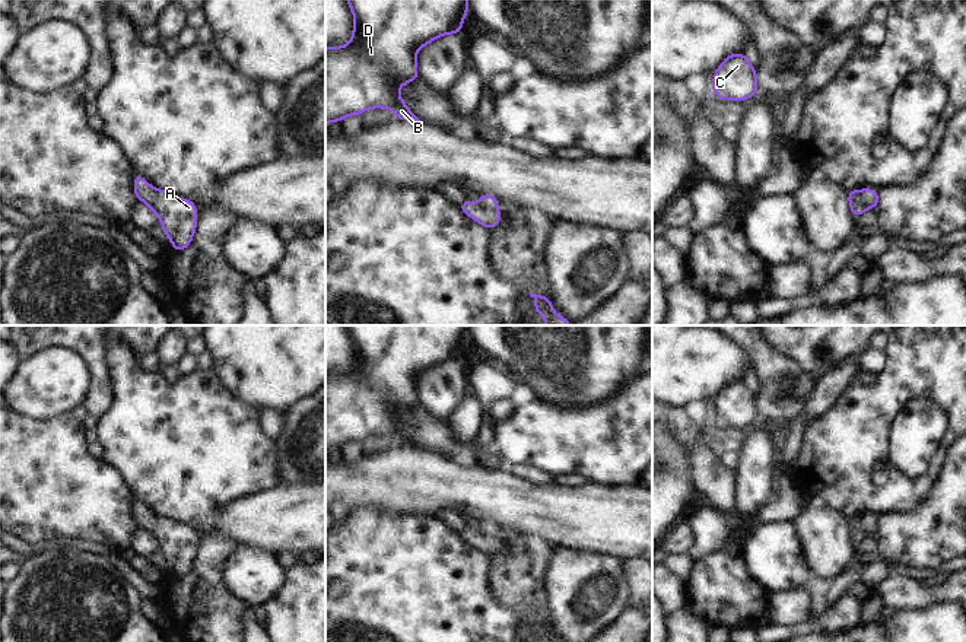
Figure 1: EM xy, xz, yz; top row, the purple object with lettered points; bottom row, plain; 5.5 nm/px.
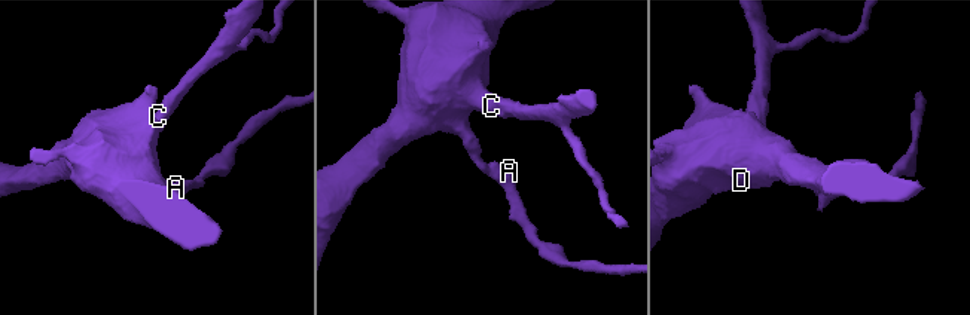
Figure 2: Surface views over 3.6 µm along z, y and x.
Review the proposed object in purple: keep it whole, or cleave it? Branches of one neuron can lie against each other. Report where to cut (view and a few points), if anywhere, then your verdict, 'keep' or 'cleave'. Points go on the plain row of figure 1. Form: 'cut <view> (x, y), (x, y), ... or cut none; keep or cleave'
cut none; keep

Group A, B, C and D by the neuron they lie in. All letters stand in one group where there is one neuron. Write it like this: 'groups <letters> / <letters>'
groups A B C D

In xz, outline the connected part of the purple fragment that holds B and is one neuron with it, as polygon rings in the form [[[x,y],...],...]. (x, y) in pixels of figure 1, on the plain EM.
[[[346,325],[355,343],[353,362],[344,374],[325,374],[325,455],[328,448],[341,451],[346,442],[360,442],[369,435],[393,436],[395,445],[420,448],[406,432],[398,414],[419,406],[417,378],[433,366],[463,356],[468,325]]]

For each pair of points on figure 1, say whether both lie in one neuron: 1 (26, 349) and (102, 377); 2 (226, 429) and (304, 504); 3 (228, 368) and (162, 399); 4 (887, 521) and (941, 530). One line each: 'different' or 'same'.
1: same
2: different
3: different
4: same

